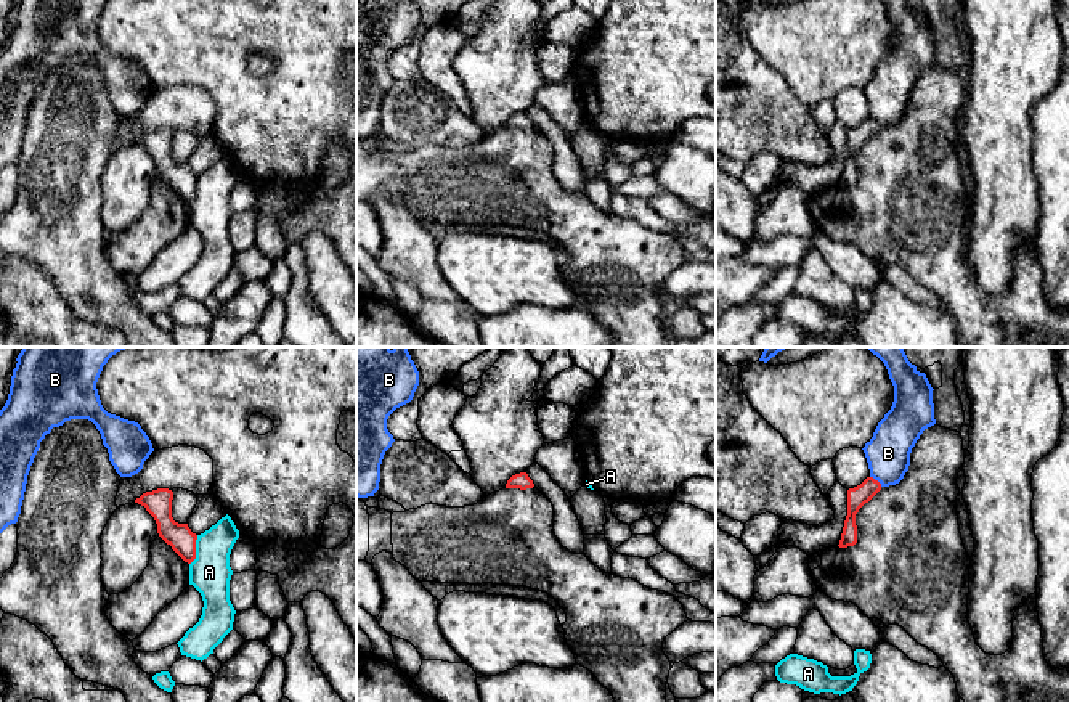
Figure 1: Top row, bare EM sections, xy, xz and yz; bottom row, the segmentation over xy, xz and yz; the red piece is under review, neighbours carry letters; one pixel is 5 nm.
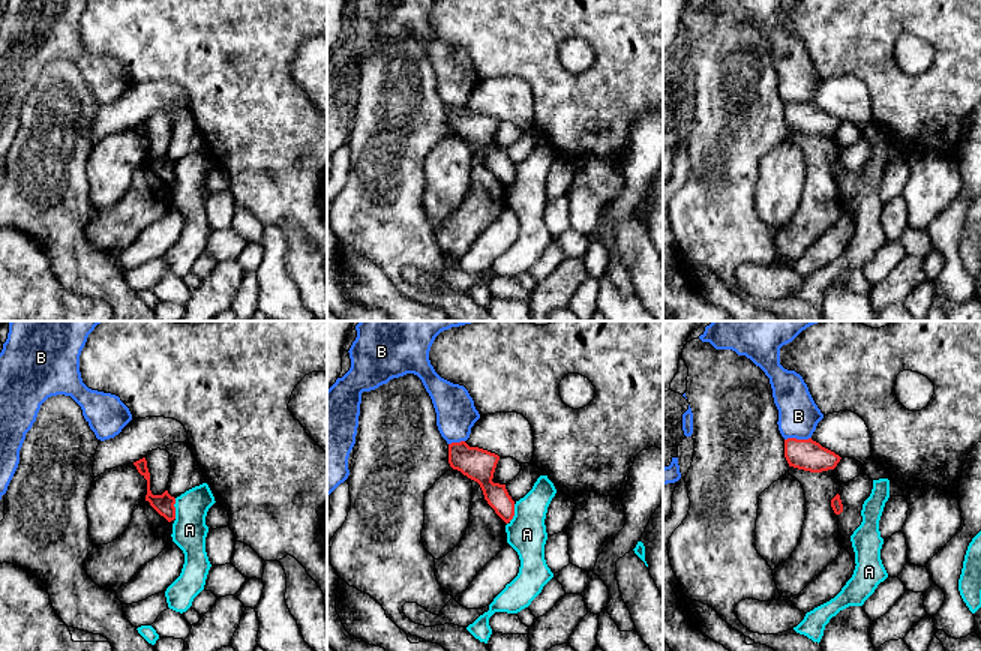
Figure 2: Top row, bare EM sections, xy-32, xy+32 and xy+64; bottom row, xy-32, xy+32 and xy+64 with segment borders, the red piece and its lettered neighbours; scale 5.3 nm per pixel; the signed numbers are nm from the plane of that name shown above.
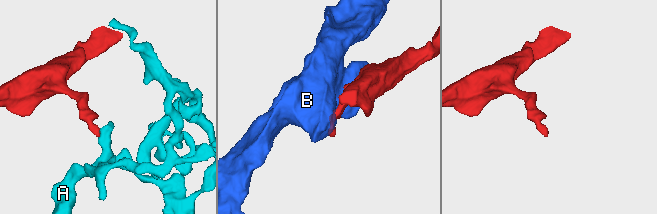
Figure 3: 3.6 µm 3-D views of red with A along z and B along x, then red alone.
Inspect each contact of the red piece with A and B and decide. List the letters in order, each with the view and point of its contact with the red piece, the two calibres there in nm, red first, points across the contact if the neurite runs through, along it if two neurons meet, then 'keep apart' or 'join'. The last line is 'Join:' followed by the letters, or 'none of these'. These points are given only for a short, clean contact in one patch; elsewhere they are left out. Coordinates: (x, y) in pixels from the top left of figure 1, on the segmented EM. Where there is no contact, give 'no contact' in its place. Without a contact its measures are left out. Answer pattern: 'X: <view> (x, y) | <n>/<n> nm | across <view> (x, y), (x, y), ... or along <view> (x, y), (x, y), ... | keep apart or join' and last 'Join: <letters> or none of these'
A: xy (195, 550) | 130/200 nm | along xy (198, 535), (195, 559), (190, 564) | keep apart
B: yz (877, 481) | 100/220 nm | keep apart
Join: none of these

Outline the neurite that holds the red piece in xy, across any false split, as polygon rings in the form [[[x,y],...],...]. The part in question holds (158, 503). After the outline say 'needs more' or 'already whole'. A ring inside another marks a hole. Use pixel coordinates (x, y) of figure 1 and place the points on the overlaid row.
[[[157,488],[143,493],[135,503],[146,508],[157,524],[159,537],[172,546],[172,549],[188,564],[196,559],[197,535],[191,532],[188,524],[178,524],[172,517],[173,492]]] | already whole

